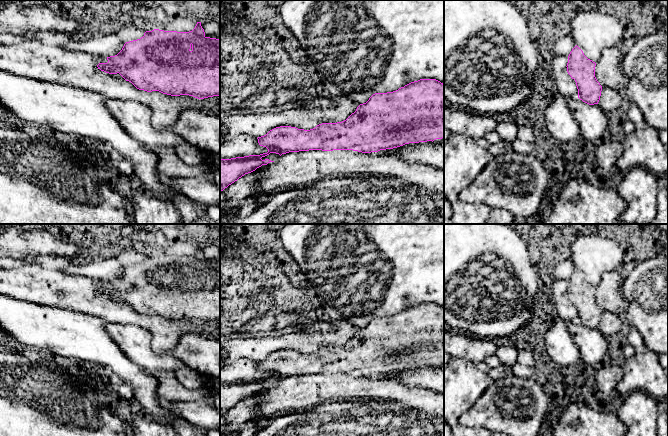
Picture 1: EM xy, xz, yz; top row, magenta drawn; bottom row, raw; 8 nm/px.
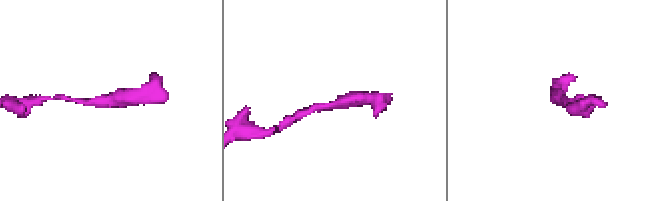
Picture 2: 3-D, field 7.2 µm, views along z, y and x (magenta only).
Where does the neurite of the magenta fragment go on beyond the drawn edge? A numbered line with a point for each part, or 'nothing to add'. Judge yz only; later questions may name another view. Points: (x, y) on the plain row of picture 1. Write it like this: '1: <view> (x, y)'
nothing to add

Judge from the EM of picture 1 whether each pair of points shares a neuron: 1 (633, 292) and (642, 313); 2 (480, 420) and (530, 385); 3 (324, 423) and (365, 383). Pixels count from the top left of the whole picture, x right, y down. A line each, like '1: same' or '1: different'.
1: same
2: same
3: different

